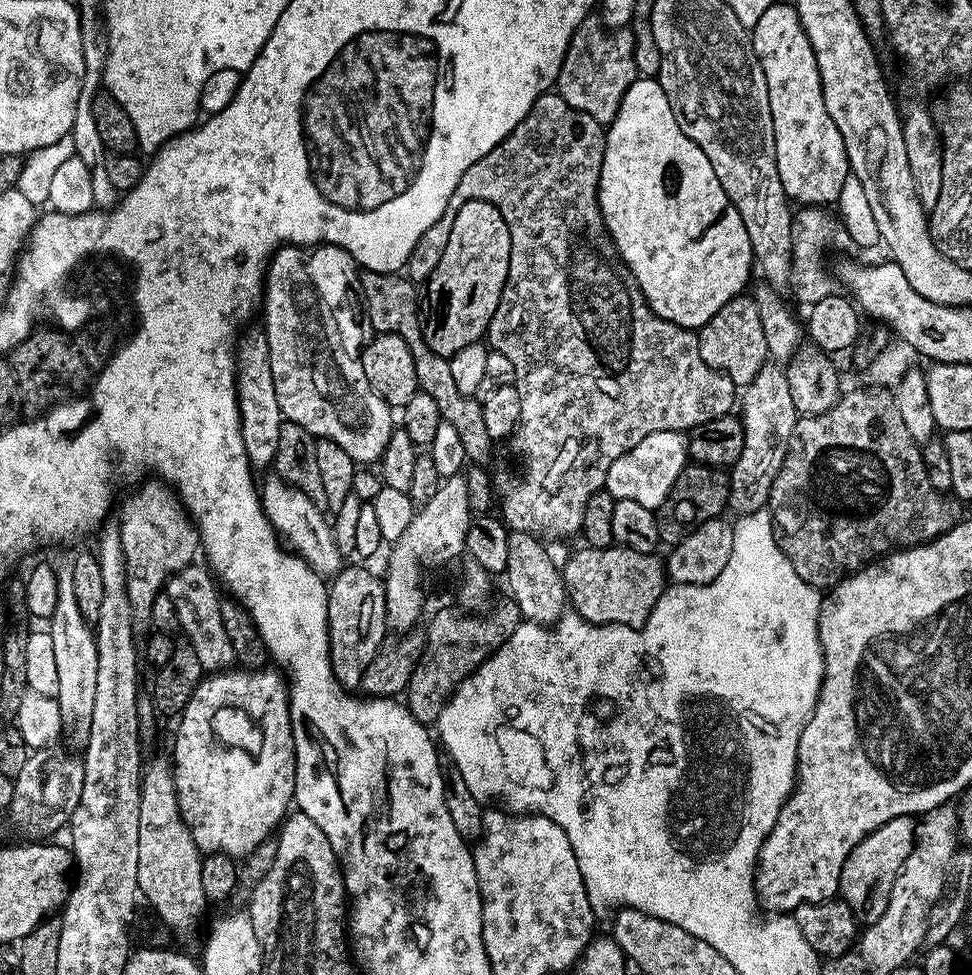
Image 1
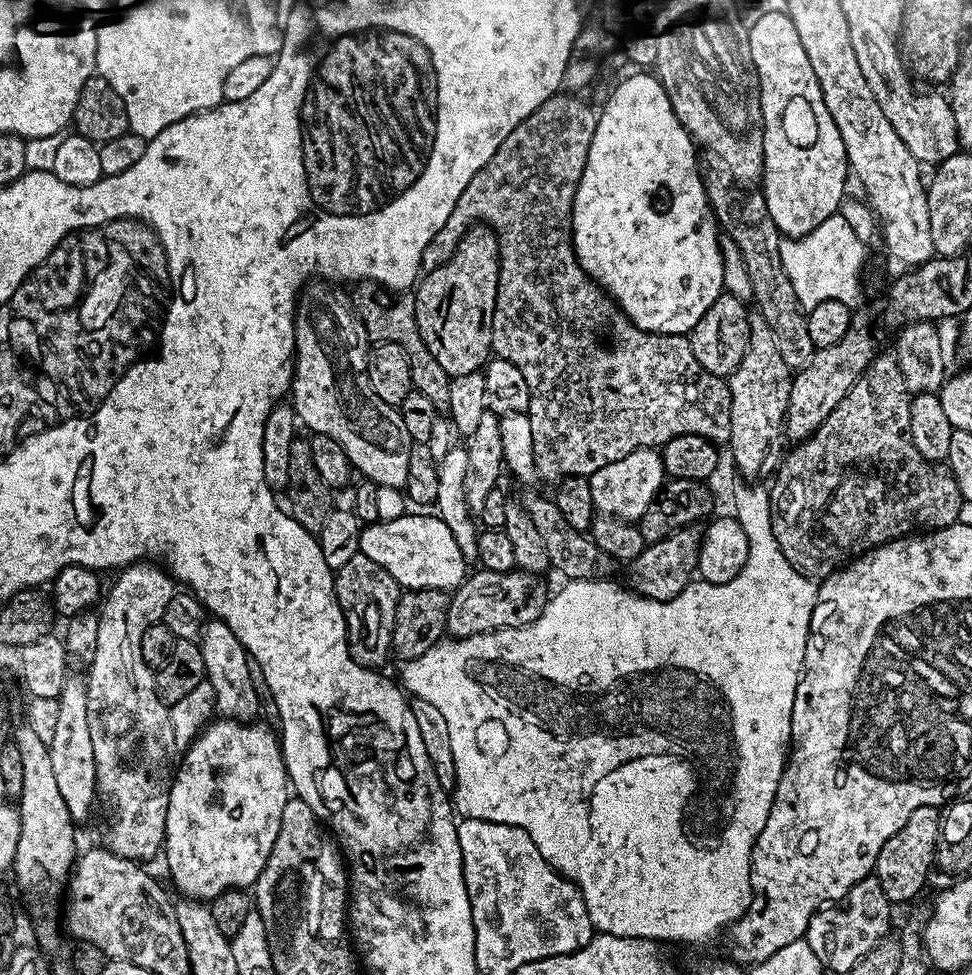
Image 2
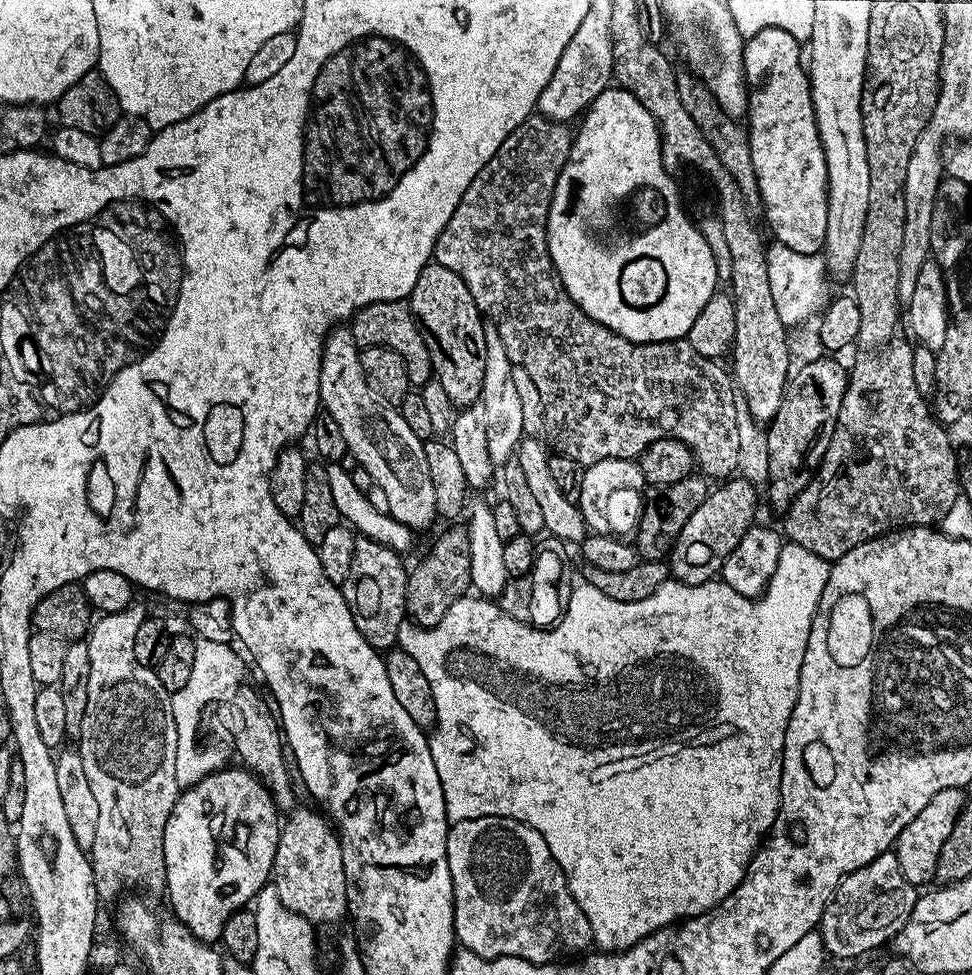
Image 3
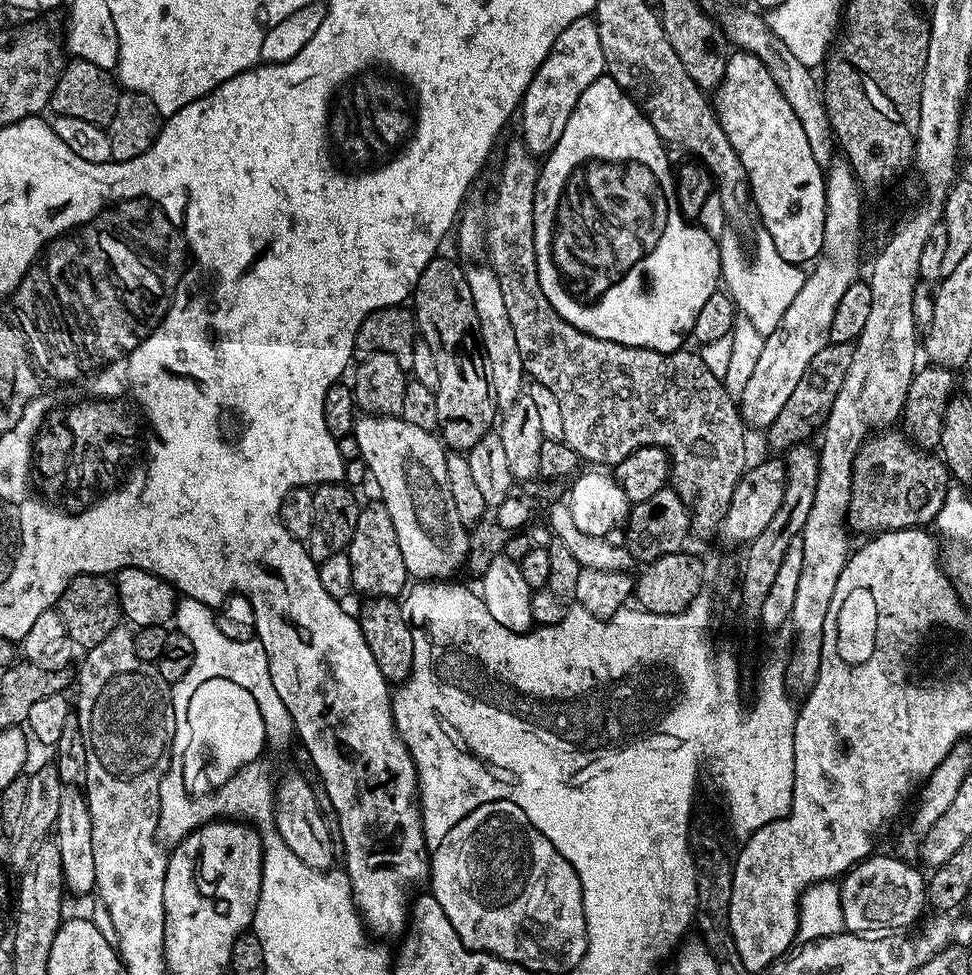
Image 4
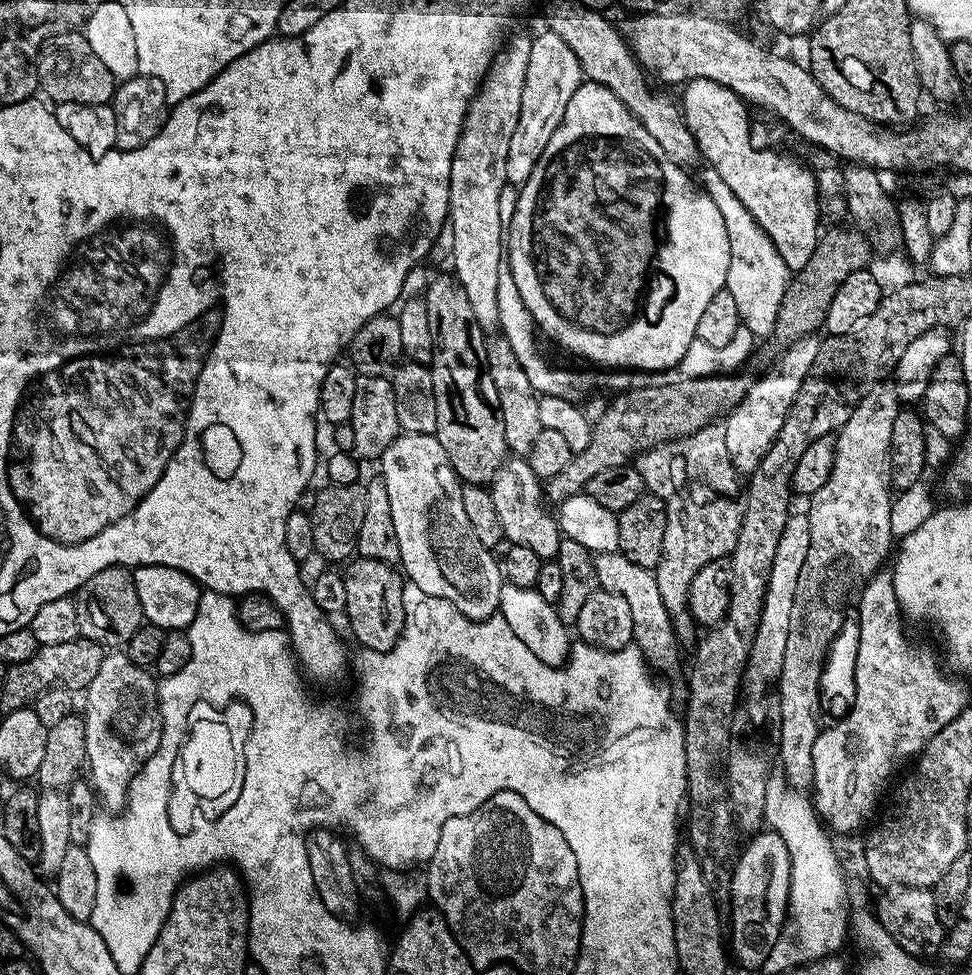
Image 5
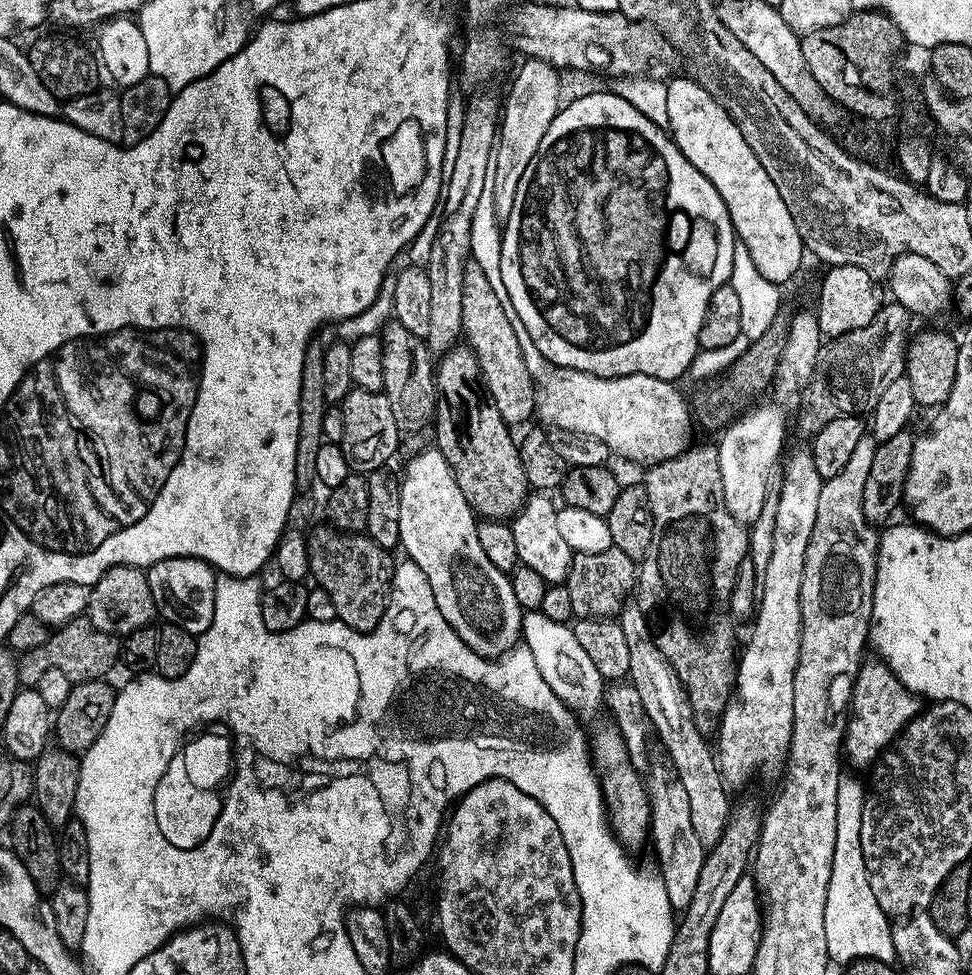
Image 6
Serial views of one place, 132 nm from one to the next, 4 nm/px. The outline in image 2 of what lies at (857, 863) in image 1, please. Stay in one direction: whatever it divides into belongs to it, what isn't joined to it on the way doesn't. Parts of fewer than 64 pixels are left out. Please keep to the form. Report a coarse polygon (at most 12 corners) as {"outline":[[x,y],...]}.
{"outline":[[918,806],[874,875],[893,905],[915,901],[936,862],[939,807]]}

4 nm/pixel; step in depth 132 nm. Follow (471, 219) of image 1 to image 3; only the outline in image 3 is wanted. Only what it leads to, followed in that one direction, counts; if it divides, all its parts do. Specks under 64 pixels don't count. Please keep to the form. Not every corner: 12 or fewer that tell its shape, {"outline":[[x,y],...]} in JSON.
{"outline":[[429,262],[410,307],[434,379],[479,401],[486,320],[462,278]]}

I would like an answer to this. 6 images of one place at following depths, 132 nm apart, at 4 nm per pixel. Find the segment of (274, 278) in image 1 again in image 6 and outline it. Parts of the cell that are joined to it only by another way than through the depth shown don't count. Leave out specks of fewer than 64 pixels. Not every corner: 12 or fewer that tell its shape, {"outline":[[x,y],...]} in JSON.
{"outline":[[429,446],[400,480],[400,543],[479,656],[521,643],[509,573]]}

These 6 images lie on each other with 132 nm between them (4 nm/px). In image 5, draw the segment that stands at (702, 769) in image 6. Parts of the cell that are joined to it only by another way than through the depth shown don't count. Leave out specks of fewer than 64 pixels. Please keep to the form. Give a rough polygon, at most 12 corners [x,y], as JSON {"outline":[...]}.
{"outline":[[619,552],[593,559],[597,585],[630,606],[653,669],[676,664],[678,637],[653,569]]}

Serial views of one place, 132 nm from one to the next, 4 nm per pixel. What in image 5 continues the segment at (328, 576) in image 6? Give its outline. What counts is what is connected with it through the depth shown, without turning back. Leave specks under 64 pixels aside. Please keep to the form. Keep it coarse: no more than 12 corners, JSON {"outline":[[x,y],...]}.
{"outline":[[356,558],[344,612],[361,649],[388,652],[404,632],[405,577]]}

